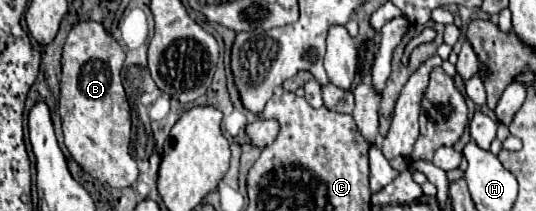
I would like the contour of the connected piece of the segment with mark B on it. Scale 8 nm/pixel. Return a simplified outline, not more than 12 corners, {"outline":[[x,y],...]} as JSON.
{"outline":[[98,21],[64,43],[60,117],[74,161],[110,187],[130,155],[124,51]]}

